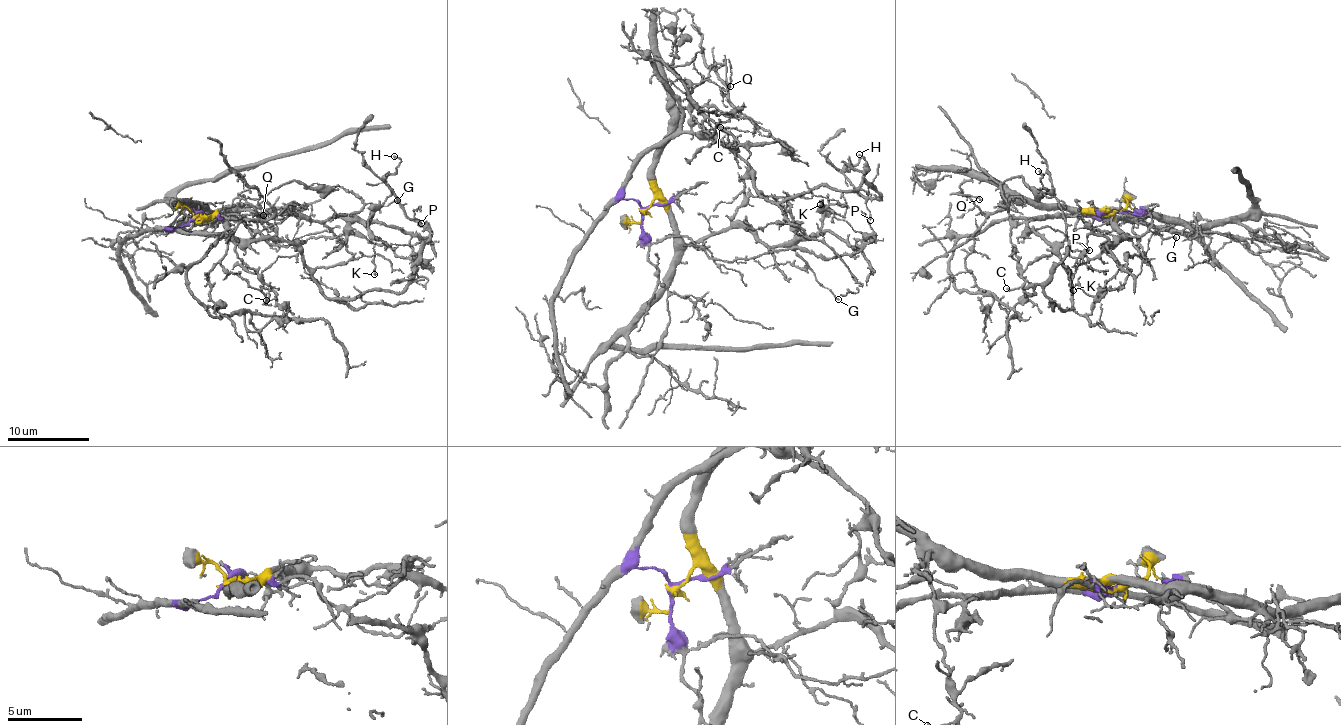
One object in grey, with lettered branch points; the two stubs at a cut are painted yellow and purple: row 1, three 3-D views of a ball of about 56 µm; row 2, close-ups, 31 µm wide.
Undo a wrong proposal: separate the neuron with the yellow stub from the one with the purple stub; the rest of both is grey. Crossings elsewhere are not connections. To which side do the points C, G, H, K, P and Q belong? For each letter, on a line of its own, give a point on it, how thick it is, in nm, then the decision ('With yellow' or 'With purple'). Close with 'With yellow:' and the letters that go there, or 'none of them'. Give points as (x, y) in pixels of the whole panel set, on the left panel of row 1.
C: Place: (266, 300). Thickness 150 nm. With yellow
G: Place: (397, 200). Thickness 140 nm. With yellow
H: Place: (394, 156). Thickness 140 nm. With purple
K: Place: (374, 274). Thickness 140 nm. With yellow
P: Place: (421, 223). Thickness 150 nm. With purple
Q: Place: (263, 215). Thickness 160 nm. With yellow
With yellow: C, G, K, Q

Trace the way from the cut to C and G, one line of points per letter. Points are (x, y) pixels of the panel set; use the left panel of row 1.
C: (193, 220), (210, 221), (217, 214), (225, 218), (236, 256), (273, 290), (273, 298), (266, 299)
G: (193, 220), (224, 211), (278, 208), (324, 221), (356, 213), (366, 204), (398, 200)

